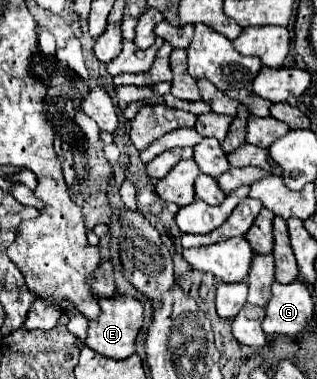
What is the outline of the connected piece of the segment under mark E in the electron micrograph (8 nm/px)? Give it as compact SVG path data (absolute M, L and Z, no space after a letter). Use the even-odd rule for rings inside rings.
M114 295L114 297L96 297L100 305L100 315L94 321L88 321L88 333L86 333L86 347L92 351L112 357L112 359L126 359L134 353L134 341L136 335L144 323L144 307L128 295Z

